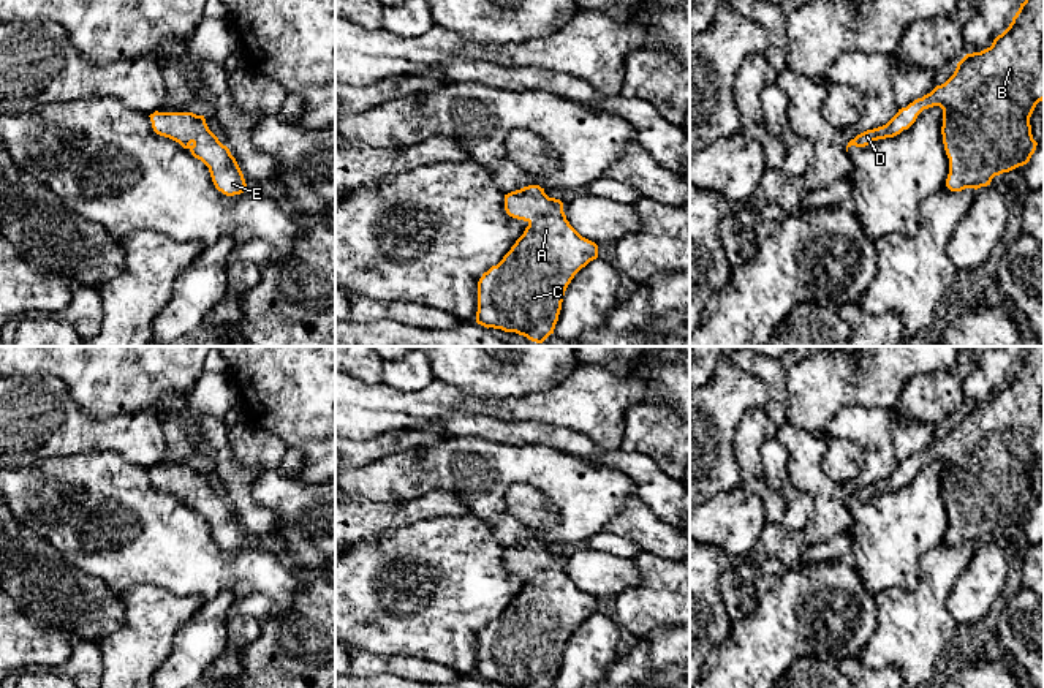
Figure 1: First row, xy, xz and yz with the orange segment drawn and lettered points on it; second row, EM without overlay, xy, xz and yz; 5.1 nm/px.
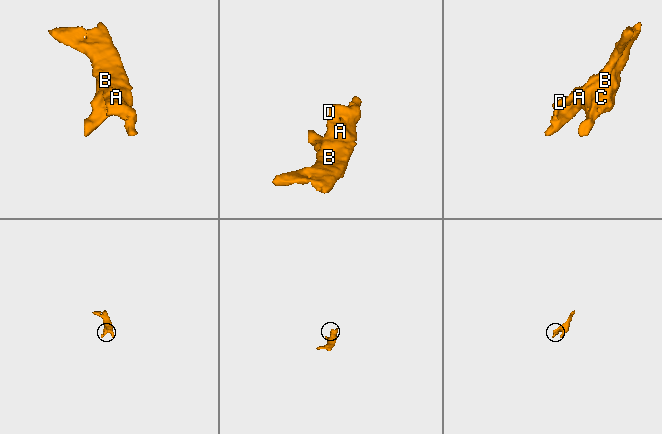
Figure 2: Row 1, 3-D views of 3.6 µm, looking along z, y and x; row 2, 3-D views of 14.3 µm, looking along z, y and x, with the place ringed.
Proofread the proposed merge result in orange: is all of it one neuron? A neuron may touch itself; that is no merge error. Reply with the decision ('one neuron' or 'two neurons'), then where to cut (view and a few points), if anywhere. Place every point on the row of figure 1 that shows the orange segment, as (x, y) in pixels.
one neuron; cut none

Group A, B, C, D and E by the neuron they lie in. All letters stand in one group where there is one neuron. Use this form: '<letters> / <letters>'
A B C D E

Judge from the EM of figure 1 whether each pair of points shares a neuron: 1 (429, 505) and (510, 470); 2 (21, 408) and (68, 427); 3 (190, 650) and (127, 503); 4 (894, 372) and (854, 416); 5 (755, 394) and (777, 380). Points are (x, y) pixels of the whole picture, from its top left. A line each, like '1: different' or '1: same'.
1: different
2: same
3: different
4: different
5: different

